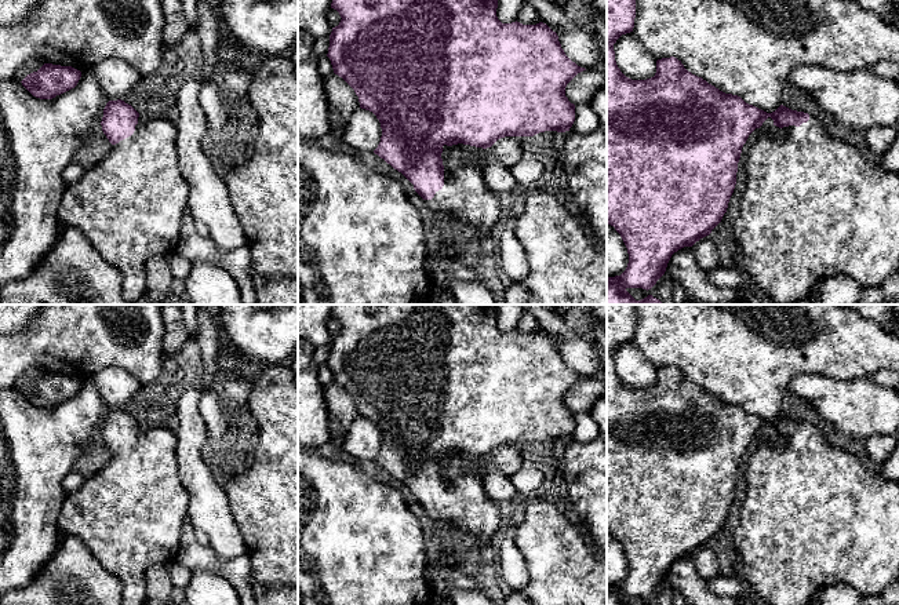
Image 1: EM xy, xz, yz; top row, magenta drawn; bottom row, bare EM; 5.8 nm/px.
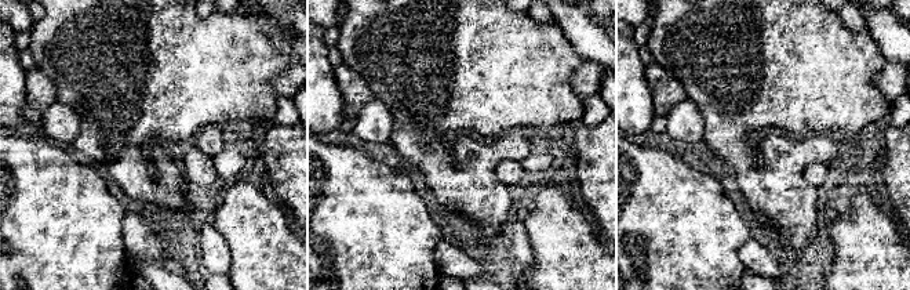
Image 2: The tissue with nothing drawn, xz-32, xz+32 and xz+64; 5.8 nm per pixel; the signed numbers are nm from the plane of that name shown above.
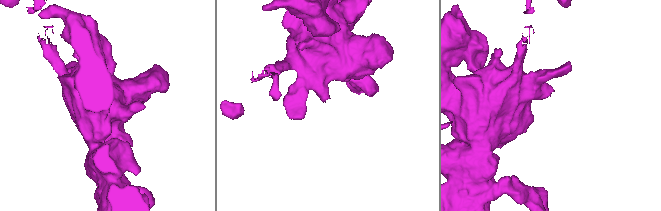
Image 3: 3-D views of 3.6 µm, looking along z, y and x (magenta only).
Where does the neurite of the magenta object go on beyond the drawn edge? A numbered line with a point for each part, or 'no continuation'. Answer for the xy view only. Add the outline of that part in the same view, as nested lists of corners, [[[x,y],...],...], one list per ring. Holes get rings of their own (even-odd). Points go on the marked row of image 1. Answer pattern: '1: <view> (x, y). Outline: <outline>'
1: xy (130, 206). Outline: [[[138,117],[134,134],[112,145],[109,154],[101,163],[85,170],[80,179],[68,185],[58,207],[59,225],[79,229],[98,252],[121,273],[121,295],[128,305],[134,305],[145,295],[146,262],[154,255],[174,255],[181,241],[189,187],[179,171],[176,135],[176,125],[168,119],[154,117],[142,124]]]

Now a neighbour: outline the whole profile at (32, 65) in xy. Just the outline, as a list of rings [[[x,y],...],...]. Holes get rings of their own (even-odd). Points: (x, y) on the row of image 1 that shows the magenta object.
[[[29,59],[17,72],[15,79],[22,81],[28,74],[37,72],[44,63],[39,59]]]

